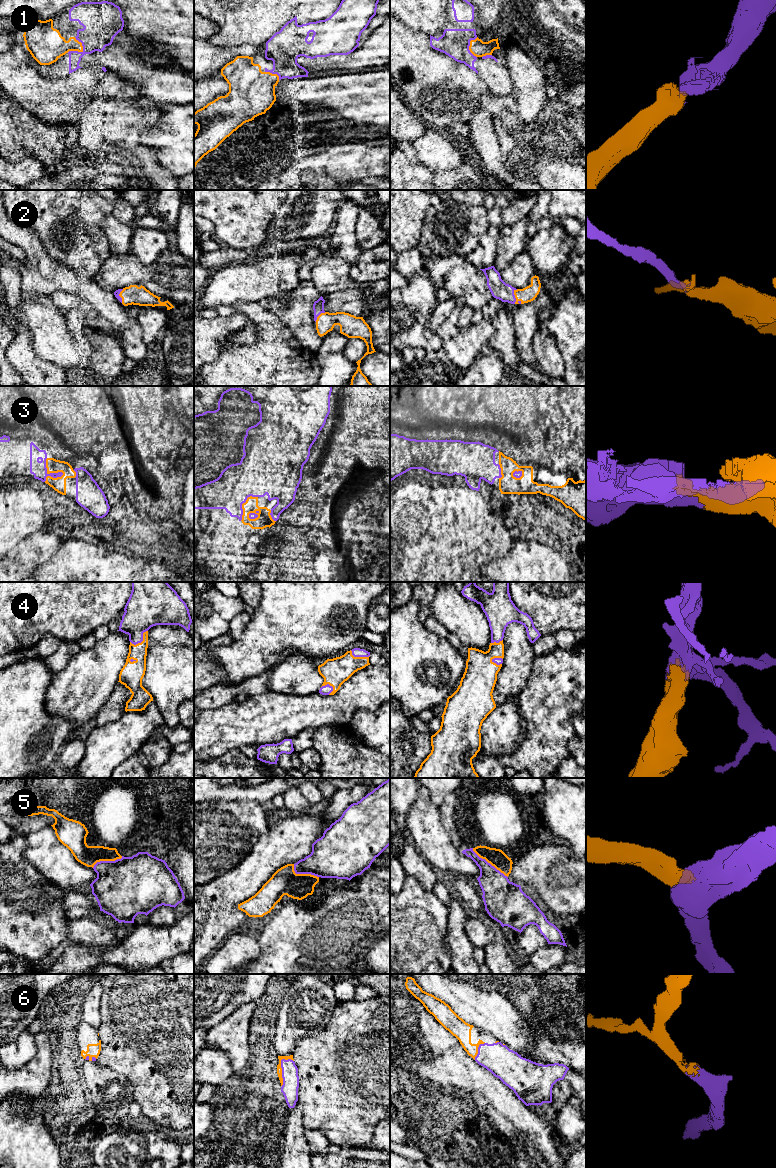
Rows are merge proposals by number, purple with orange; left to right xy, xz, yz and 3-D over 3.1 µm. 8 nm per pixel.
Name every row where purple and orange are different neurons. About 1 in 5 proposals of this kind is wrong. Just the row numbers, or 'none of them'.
none of them

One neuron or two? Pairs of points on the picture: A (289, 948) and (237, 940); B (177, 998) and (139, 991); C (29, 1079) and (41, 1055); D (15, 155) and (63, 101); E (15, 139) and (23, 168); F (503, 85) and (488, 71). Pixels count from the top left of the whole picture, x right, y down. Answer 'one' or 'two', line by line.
A: two
B: one
C: one
D: two
E: two
F: one

